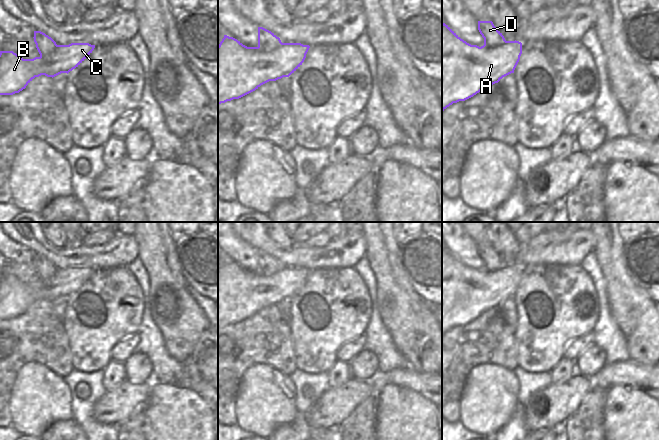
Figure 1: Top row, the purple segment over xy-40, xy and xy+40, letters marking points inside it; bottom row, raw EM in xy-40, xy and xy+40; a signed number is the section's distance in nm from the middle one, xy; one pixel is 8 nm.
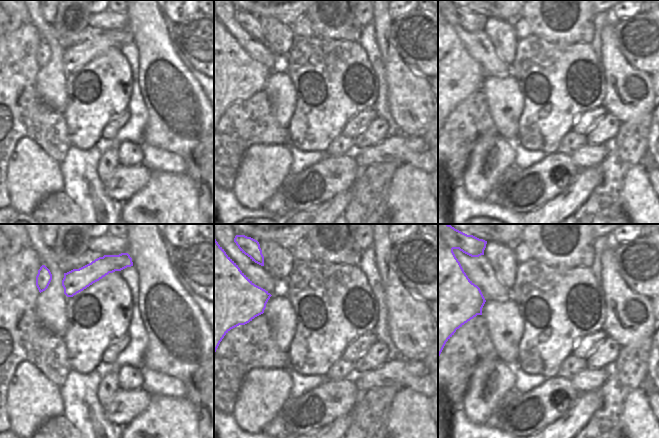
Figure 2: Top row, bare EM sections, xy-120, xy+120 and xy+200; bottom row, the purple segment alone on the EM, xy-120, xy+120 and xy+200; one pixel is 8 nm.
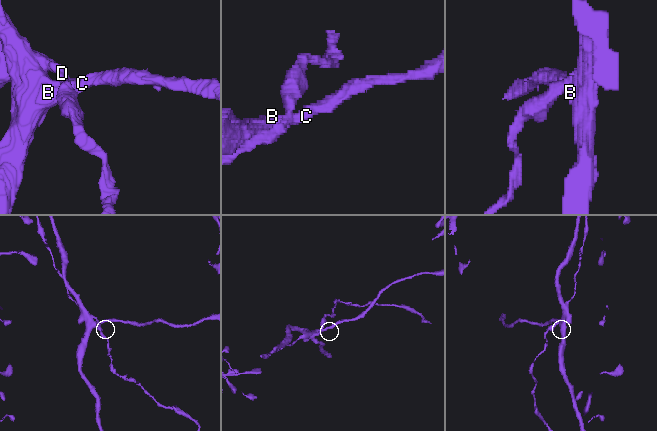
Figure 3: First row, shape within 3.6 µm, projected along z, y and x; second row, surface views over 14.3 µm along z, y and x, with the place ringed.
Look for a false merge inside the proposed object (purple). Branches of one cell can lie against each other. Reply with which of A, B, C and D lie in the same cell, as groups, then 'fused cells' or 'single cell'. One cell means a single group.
A B C / D | fused cells

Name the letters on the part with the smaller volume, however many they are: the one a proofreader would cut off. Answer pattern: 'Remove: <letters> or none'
Remove: D

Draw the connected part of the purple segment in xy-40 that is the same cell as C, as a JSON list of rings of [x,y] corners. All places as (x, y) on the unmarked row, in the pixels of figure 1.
[[[89,267],[58,269],[51,281],[23,283],[13,275],[0,275],[0,319],[19,317],[41,299],[55,301],[78,291],[94,274]]]

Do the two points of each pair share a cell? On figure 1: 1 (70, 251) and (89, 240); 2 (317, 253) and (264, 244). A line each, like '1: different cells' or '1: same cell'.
1: different cells
2: same cell

